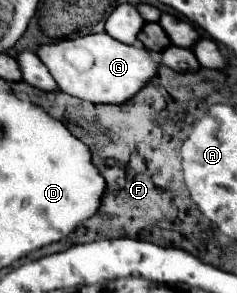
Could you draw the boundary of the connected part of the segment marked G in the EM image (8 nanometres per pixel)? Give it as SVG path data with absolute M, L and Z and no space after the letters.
M108 33L44 45L38 51L38 57L58 81L60 91L90 103L126 103L152 77L156 77L160 69L160 61L156 61L146 47L114 41Z

